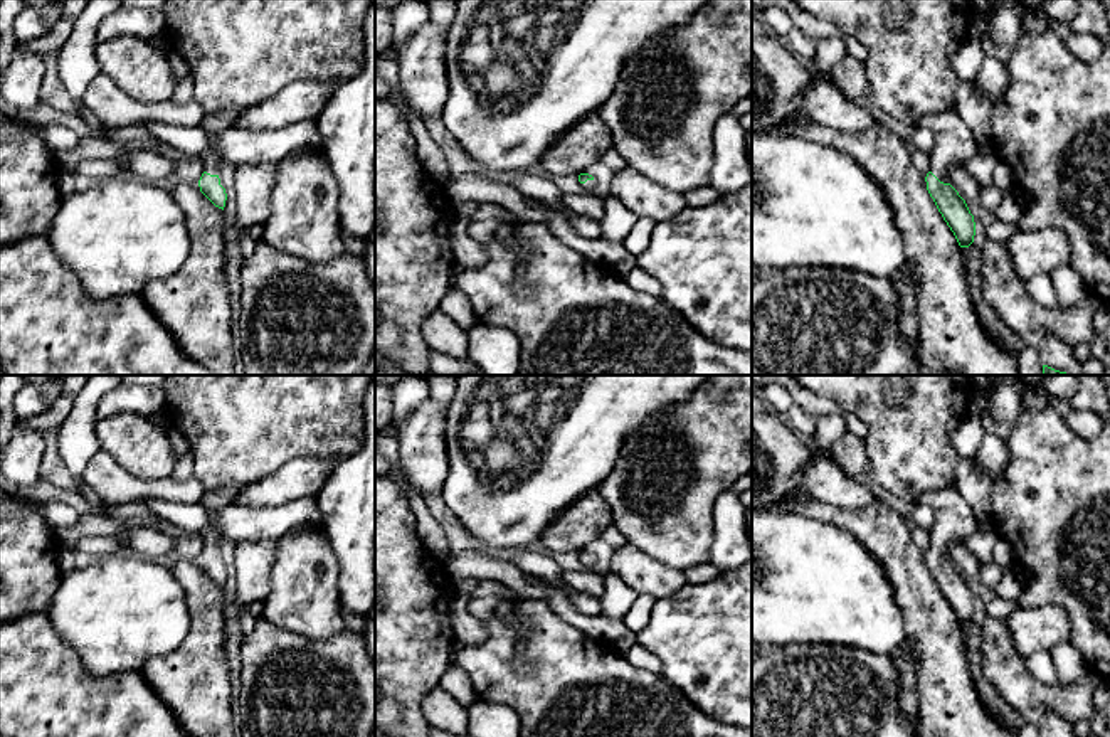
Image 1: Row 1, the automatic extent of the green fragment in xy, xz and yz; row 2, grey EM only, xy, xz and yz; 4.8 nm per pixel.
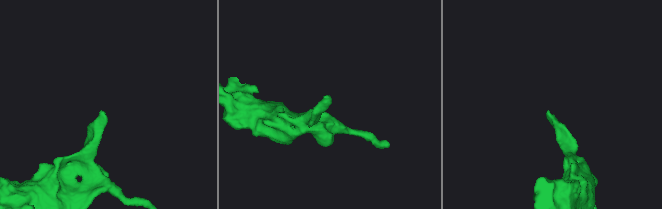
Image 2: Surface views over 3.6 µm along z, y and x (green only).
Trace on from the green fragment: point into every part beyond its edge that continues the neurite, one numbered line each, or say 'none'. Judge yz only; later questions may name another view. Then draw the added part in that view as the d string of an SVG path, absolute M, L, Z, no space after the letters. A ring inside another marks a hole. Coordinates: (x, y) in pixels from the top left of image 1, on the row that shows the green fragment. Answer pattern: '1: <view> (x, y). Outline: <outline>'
1: yz (956, 145). Outline: M952 108L923 116L918 125L932 130L935 135L930 172L940 182L952 168L965 165L979 150L970 128Z

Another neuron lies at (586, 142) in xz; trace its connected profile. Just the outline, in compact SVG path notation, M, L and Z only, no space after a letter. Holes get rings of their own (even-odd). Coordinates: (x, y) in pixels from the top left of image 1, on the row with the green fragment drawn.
M597 109L563 131L545 151L540 163L557 177L580 175L609 148L612 148L612 135Z

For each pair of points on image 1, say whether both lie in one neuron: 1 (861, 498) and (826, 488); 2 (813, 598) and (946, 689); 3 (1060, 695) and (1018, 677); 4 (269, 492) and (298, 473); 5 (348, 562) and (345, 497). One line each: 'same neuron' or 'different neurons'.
1: same neuron
2: different neurons
3: same neuron
4: same neuron
5: same neuron

